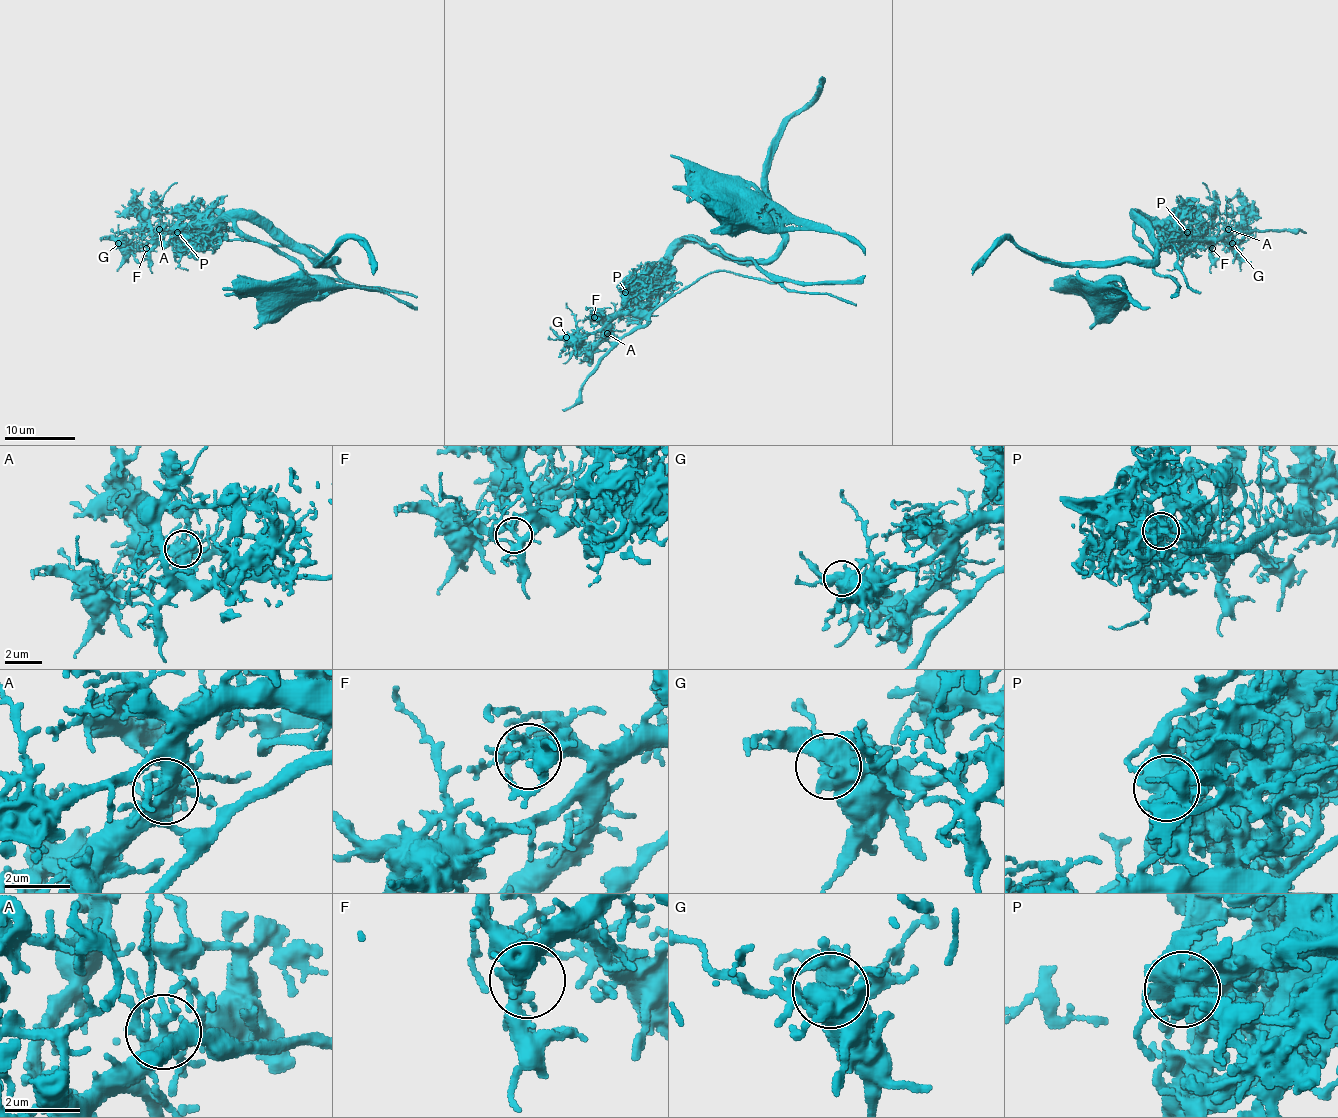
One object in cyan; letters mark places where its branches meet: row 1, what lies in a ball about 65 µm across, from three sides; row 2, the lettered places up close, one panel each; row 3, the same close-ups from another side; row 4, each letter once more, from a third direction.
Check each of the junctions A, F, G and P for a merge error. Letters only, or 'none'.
P

